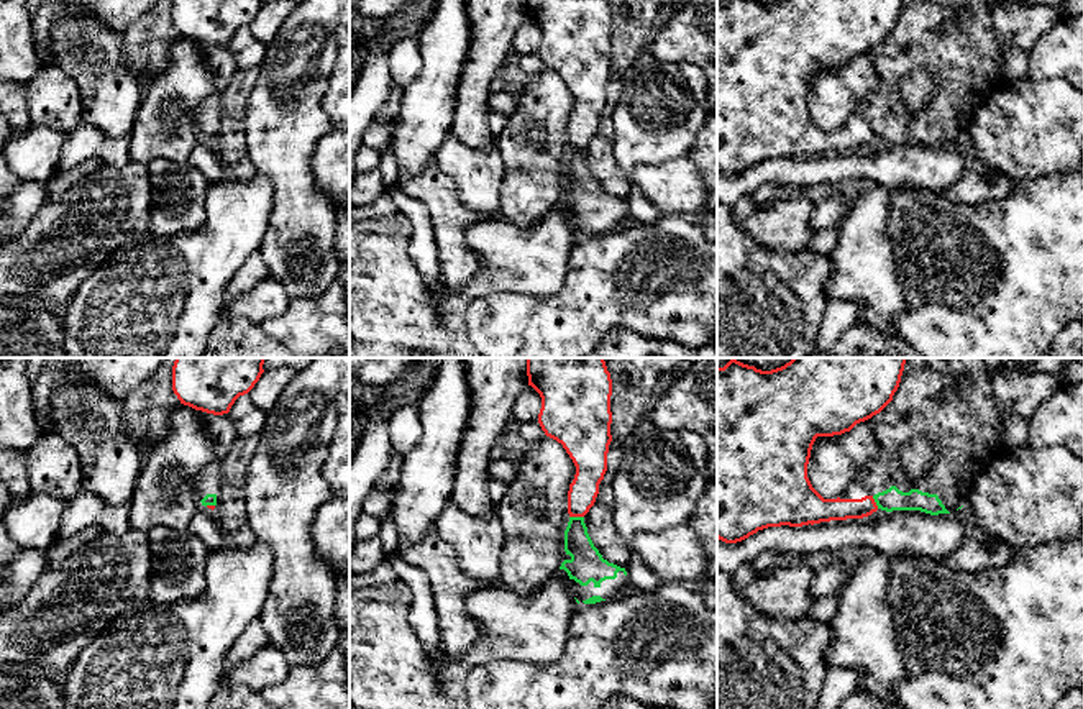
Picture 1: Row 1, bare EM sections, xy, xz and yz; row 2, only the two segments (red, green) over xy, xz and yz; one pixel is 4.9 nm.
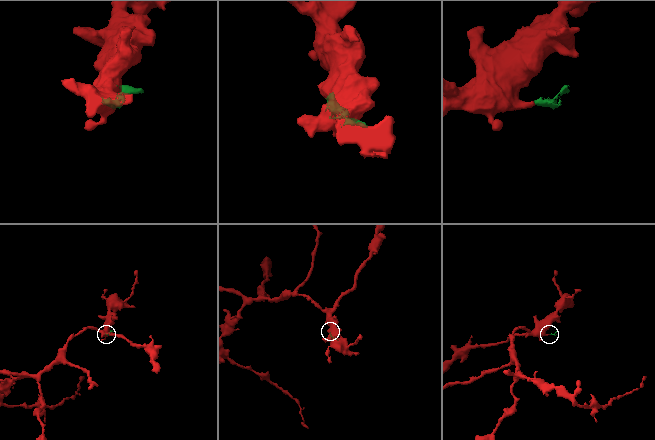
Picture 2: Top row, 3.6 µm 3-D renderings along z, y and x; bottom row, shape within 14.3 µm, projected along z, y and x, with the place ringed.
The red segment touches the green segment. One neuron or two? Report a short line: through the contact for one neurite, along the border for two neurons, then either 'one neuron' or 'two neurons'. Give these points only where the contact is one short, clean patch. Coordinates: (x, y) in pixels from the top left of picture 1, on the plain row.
line xz (570, 148), (583, 150); two neurons

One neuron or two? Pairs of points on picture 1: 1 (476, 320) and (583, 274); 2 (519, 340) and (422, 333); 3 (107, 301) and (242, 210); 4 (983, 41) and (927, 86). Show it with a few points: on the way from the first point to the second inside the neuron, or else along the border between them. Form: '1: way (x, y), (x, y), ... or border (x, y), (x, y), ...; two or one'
1: way (506, 320), (548, 320), (565, 304); one
2: border (476, 299), (466, 309), (465, 332), (470, 340); two
3: way (140, 301), (151, 301), (209, 243); one
4: border (927, 68), (936, 77), (936, 92), (918, 114); two

